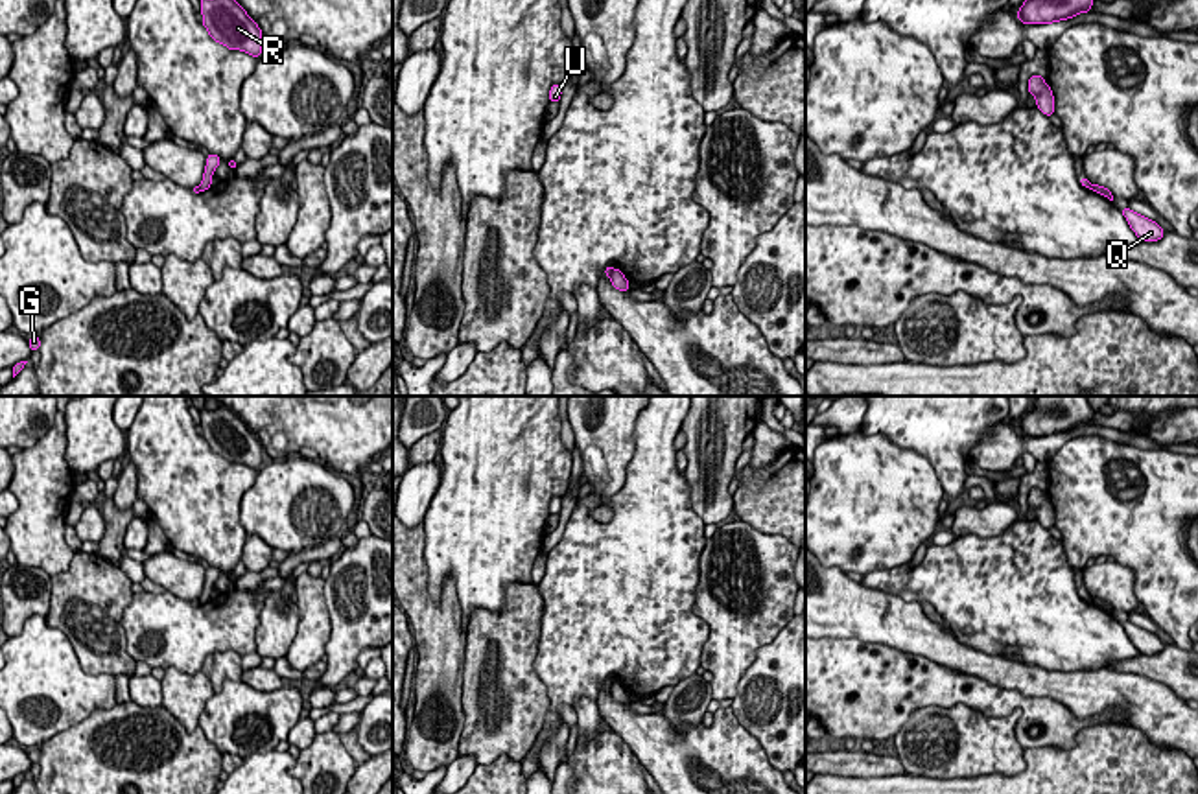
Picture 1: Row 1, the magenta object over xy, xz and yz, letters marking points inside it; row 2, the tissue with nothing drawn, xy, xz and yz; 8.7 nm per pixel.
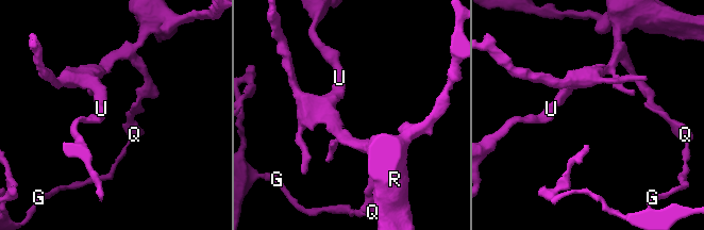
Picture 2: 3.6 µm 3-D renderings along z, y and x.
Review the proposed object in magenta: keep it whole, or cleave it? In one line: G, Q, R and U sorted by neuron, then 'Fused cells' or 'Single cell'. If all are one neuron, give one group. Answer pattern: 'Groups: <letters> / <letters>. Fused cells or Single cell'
Groups: G Q / R U. Fused cells

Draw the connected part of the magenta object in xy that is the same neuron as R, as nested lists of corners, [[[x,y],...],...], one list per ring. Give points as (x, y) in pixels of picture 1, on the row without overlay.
[[[219,405],[216,411],[206,411],[203,407],[201,427],[203,438],[216,455],[260,470],[264,446],[232,409]]]

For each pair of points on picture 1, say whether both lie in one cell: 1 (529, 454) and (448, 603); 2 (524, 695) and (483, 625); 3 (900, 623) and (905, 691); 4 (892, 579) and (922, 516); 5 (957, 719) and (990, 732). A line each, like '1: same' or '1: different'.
1: different
2: same
3: different
4: different
5: same

